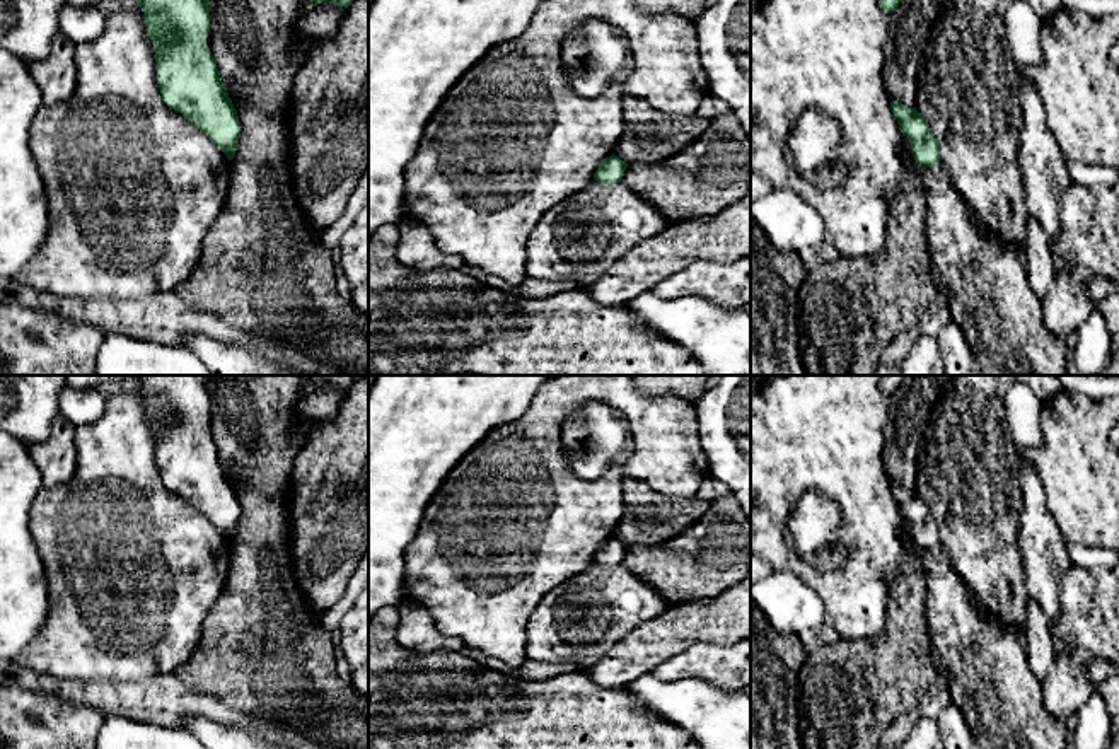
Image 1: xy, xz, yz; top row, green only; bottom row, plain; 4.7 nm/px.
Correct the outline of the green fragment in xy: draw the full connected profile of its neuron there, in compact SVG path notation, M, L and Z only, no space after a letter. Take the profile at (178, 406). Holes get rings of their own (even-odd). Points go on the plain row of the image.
M138 375L138 389L154 425L162 483L232 543L242 508L206 428L212 379L213 375Z

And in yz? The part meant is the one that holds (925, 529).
M892 483L890 490L902 519L911 524L913 539L918 548L926 551L938 546L940 531L928 503L916 493L916 490L906 490L897 483Z

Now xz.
M612 536L599 546L599 551L594 556L594 563L602 566L621 565L626 549L628 546Z

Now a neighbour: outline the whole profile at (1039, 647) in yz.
M1035 601L1029 602L1023 630L1023 647L1032 672L1042 681L1056 657L1051 636L1051 619Z

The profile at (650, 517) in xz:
M631 478L623 483L623 500L626 514L617 524L614 537L626 546L662 544L696 524L711 505L698 496L665 496Z

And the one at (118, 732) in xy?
M106 715L96 749L206 749L191 732Z

